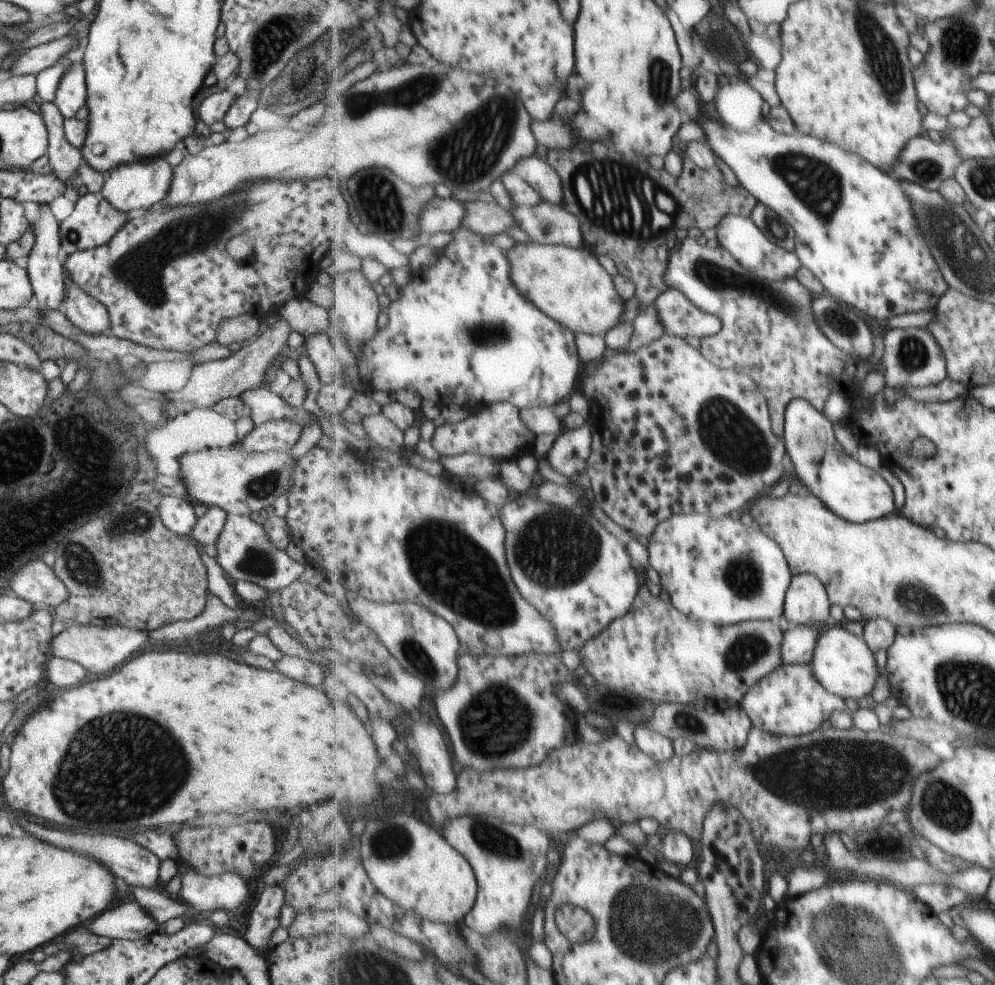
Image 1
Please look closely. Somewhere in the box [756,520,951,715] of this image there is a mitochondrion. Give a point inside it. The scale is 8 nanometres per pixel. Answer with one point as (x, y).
(912, 598)

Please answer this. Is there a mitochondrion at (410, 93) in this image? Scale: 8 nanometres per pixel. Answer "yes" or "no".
yes

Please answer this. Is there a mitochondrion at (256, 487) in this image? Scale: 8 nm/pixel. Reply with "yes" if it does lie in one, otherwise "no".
yes

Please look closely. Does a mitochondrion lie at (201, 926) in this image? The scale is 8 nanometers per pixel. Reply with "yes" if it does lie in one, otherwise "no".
no

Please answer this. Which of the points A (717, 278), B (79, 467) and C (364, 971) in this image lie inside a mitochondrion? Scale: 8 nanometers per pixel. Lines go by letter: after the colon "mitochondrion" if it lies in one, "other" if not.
A: mitochondrion
B: other
C: mitochondrion

